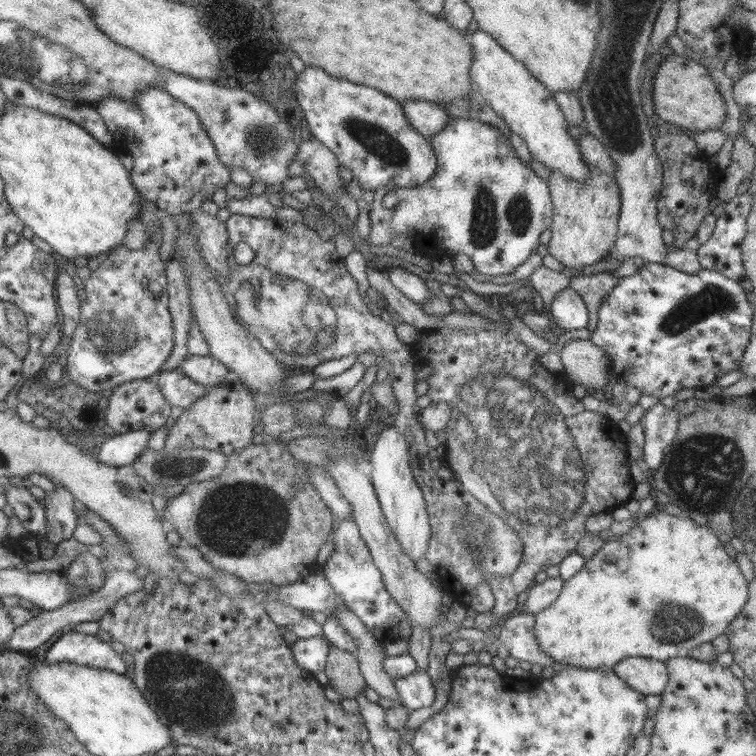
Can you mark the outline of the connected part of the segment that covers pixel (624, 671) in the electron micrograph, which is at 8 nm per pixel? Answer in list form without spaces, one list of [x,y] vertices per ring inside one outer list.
[[[623,658],[610,668],[629,687],[644,695],[658,695],[669,680],[665,663],[650,658]]]

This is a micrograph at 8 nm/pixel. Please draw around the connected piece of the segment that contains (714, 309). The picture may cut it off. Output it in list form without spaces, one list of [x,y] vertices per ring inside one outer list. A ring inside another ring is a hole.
[[[644,263],[641,270],[637,270],[631,276],[621,278],[619,284],[603,298],[597,314],[596,328],[590,332],[589,341],[595,344],[600,350],[603,350],[611,362],[611,383],[623,382],[627,386],[633,386],[640,395],[649,395],[655,398],[663,399],[667,396],[674,396],[676,392],[684,388],[702,389],[705,386],[714,384],[715,379],[736,370],[743,356],[744,348],[750,340],[750,329],[752,324],[752,306],[747,301],[747,295],[744,289],[737,281],[731,281],[723,274],[701,268],[697,273],[687,273],[679,268],[670,268],[665,264]]]

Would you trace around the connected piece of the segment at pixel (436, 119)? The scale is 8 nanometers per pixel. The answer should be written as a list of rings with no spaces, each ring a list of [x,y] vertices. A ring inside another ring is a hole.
[[[403,100],[400,104],[413,129],[428,139],[429,136],[441,132],[443,130],[441,126],[445,126],[445,122],[450,118],[445,113],[445,109],[437,103],[423,100]]]

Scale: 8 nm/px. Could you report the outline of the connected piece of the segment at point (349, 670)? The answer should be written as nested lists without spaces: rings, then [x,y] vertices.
[[[333,645],[329,646],[324,666],[324,673],[327,678],[326,684],[329,684],[343,699],[355,699],[366,686],[355,657],[350,652],[341,650]]]

